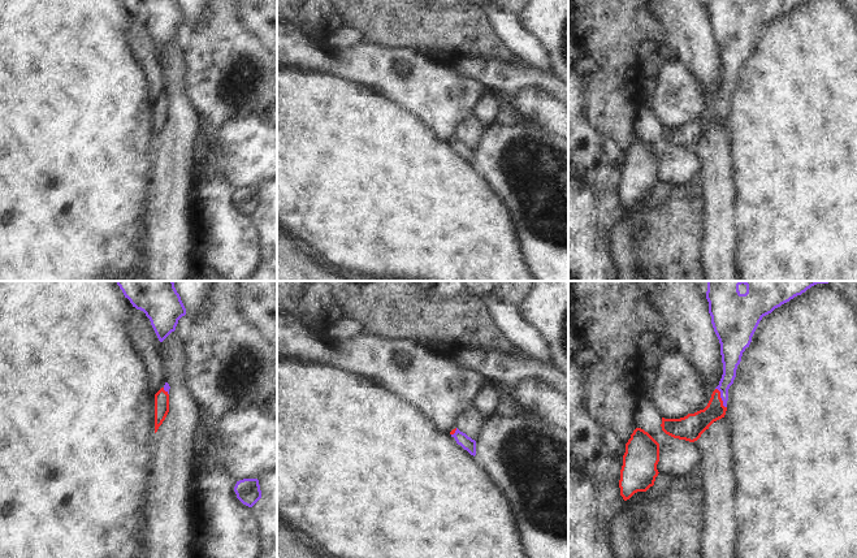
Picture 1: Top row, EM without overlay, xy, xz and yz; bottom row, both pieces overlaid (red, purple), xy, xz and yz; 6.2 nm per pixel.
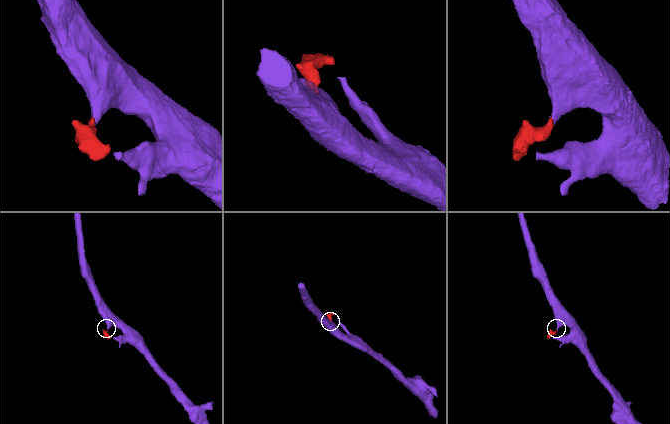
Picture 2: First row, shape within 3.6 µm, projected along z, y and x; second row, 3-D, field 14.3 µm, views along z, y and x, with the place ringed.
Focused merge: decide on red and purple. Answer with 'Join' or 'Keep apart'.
Join.

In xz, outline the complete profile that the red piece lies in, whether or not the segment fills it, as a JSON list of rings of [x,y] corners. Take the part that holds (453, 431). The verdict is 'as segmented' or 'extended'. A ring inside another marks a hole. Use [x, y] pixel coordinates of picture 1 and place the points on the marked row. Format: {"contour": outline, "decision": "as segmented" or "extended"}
{"contour": [[[458,428],[450,432],[451,437],[455,438],[456,444],[467,450],[471,455],[476,455],[476,441],[460,432]]], "decision": "extended"}

